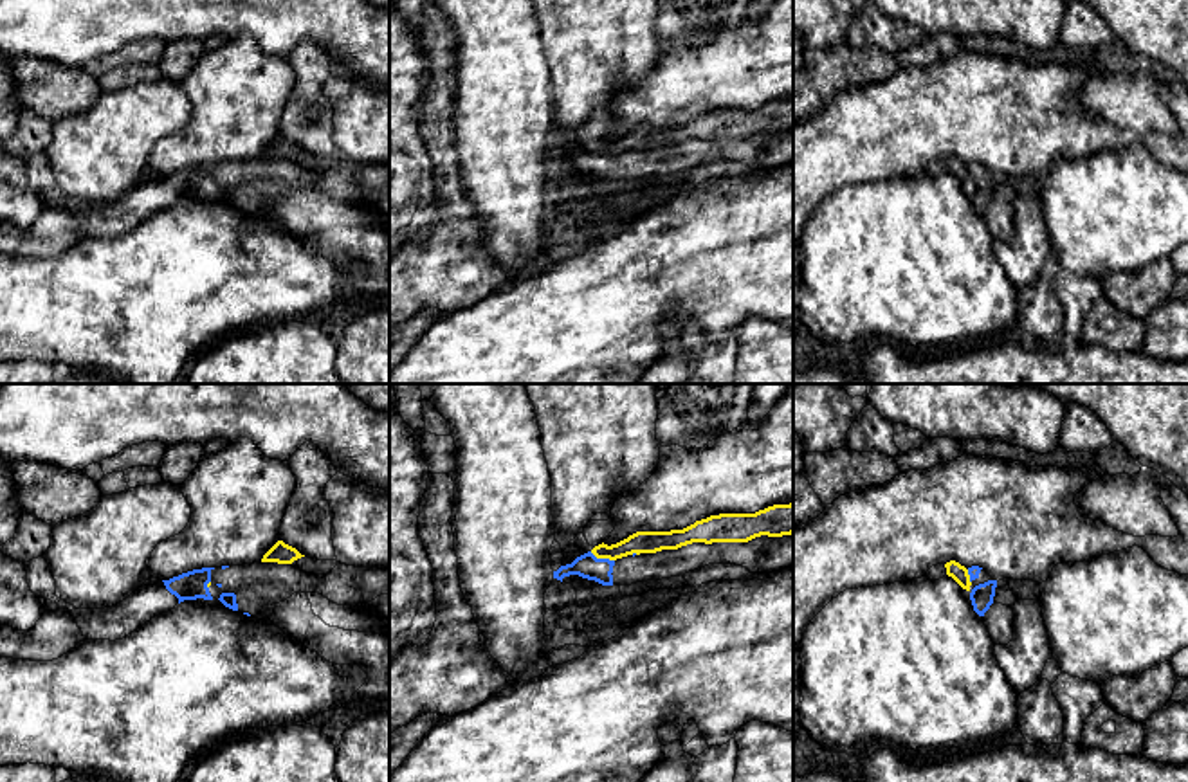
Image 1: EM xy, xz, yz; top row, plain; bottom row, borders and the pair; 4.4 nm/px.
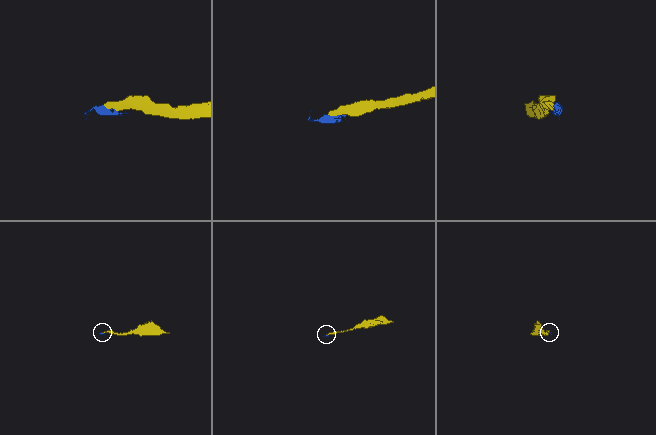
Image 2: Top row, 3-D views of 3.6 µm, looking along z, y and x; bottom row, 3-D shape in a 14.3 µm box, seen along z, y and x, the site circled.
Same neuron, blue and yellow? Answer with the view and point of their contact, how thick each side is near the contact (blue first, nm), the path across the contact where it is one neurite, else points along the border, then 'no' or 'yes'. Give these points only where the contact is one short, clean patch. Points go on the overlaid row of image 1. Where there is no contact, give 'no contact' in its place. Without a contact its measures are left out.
xz (603, 559) | 110/100 nm | along xz (590, 552), (613, 561) | no

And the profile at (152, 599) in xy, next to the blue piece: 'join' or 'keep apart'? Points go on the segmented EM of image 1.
join

